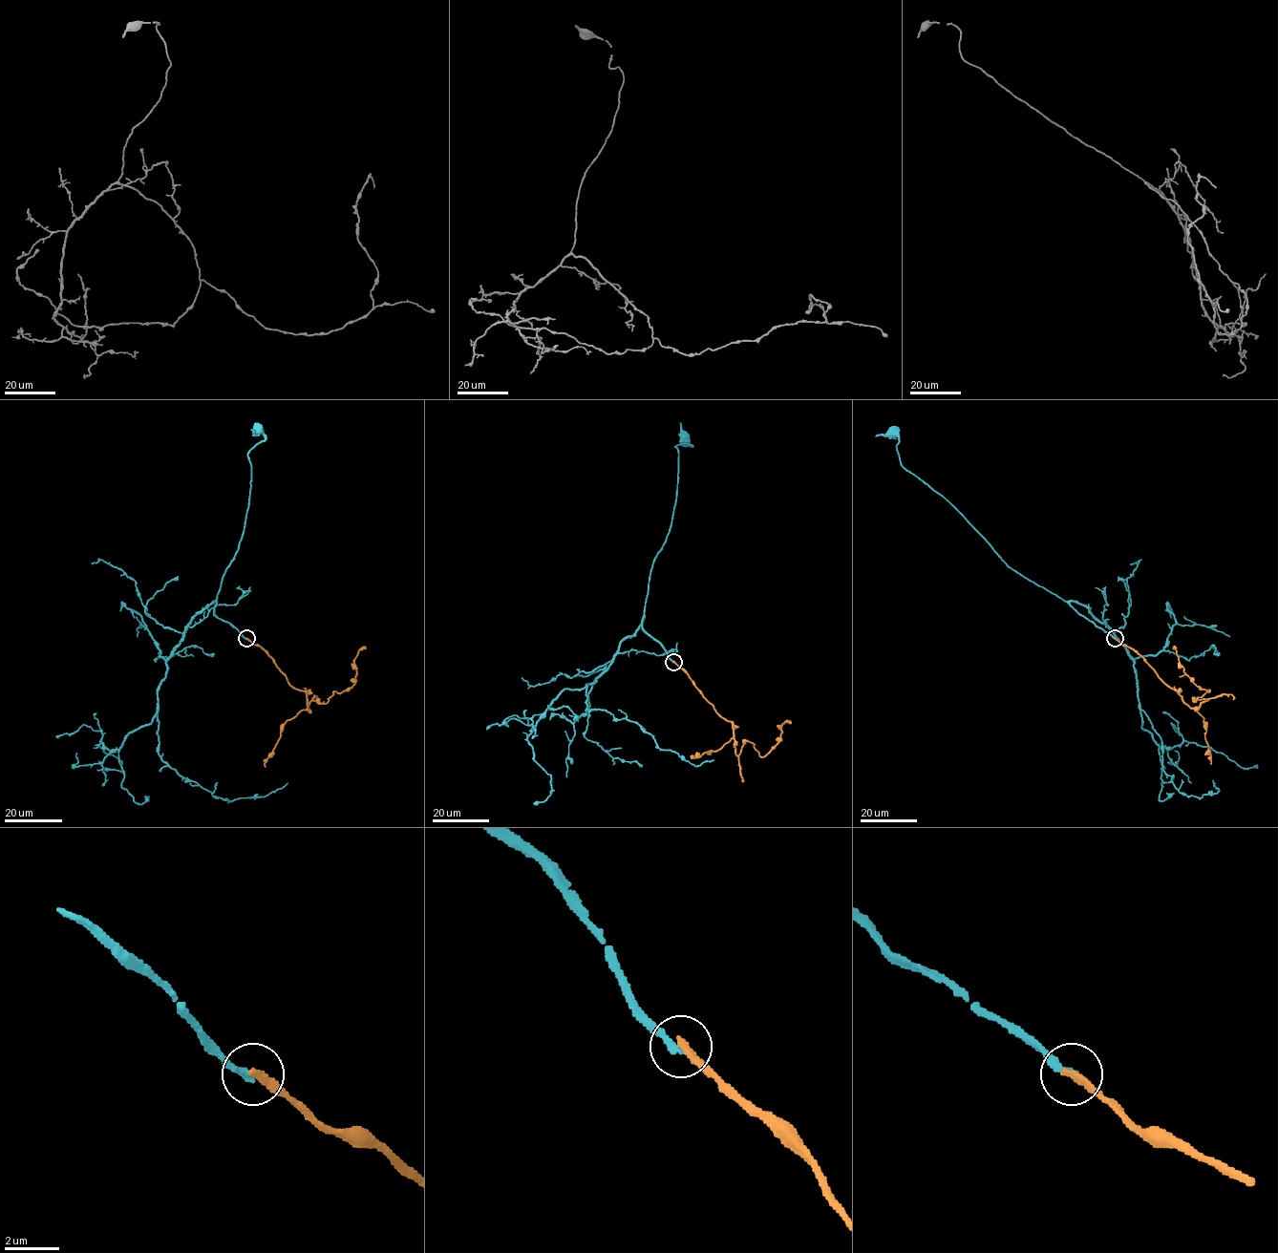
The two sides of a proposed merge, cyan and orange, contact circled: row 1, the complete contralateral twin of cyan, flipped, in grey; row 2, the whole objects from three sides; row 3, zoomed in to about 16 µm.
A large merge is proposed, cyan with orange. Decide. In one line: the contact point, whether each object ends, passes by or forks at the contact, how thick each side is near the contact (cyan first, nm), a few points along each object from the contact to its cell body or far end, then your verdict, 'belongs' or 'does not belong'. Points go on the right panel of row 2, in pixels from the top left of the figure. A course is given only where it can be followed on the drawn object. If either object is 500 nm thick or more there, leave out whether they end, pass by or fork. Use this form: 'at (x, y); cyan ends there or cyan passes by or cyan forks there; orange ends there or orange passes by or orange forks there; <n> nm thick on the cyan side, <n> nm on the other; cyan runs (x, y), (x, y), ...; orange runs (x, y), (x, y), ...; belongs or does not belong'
at (1115, 638); cyan ends there; orange ends there; 280 nm thick on the cyan side, 280 nm on the other; cyan runs (1115, 638), (1078, 614), (1067, 602), (1011, 569), (945, 498), (902, 465), (896, 448), (898, 437), (893, 432); orange runs (1115, 638), (1191, 708), (1199, 707), (1208, 698), (1194, 701), (1209, 690), (1183, 671), (1173, 647); does not belong

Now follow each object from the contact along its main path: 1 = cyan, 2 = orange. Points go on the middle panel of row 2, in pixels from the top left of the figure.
1: (673, 662), (643, 628), (642, 617), (649, 572), (669, 532), (675, 503), (675, 446), (692, 445), (685, 440)
2: (674, 662), (732, 723), (735, 753), (749, 741), (765, 755), (780, 740), (779, 726), (791, 720)

